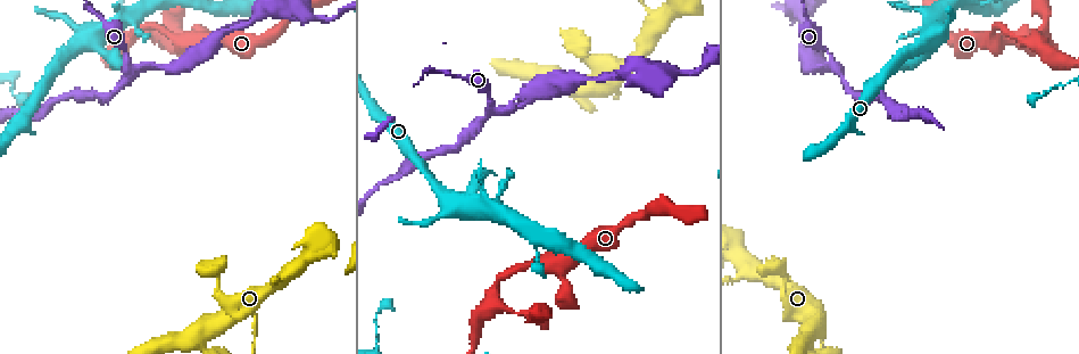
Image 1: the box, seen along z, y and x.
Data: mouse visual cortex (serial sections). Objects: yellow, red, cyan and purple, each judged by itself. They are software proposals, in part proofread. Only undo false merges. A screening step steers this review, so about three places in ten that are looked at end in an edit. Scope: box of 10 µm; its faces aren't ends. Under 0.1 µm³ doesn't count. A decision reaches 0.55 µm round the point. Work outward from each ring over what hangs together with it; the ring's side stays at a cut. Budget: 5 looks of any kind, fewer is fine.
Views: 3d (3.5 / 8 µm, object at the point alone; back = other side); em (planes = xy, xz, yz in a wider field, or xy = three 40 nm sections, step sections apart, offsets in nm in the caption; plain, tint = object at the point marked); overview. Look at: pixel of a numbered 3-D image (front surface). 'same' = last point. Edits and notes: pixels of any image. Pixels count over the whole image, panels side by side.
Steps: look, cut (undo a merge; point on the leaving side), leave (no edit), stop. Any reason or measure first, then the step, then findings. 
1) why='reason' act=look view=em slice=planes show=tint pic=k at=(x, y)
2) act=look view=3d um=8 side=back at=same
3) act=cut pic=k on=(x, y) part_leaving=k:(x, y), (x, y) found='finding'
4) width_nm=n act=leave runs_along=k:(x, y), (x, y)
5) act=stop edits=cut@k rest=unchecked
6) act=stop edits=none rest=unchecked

why='arms part here' act=look view=3d um=8 pic=1 at=(929, 40)

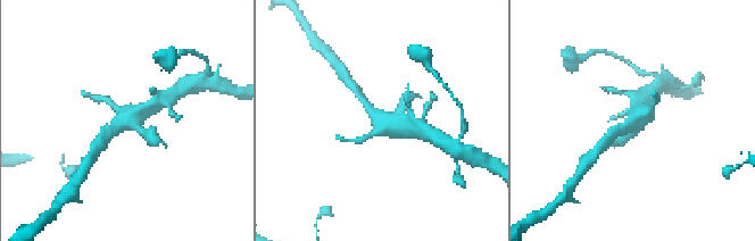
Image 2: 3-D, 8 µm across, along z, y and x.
why='now the EM' act=look view=em slice=xy step=2 show=tint at=same

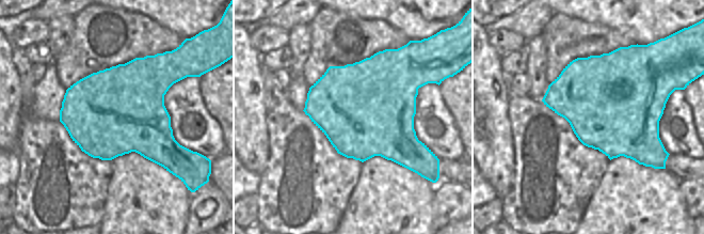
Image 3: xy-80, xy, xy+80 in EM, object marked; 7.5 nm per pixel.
width_nm=700 act=leave runs_along=2:(107, 133), (154, 105) found='all the same cell'

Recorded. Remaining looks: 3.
act=look view=em slice=xy step=3 show=tint pic=1 at=(130, 68)

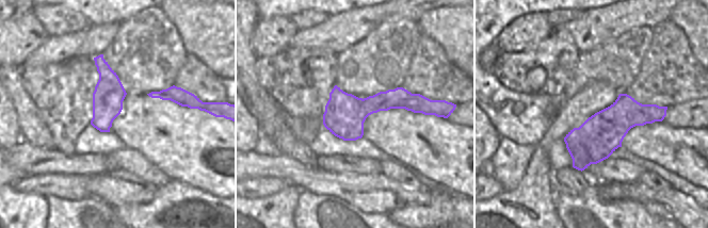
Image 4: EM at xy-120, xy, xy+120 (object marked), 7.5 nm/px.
why='wider look' act=look view=3d um=3.5 side=back at=same

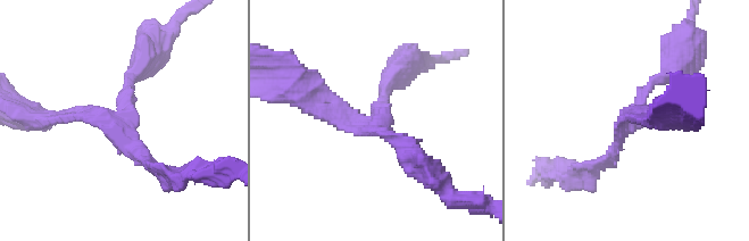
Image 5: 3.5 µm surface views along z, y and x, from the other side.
arms=3 act=cut pic=5 on=(400, 143) part_leaving=5:(372, 119), (330, 119), (281, 76) found='two cells meet here'

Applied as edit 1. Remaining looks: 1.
act=stop edits=cut@5 rest=unchecked

